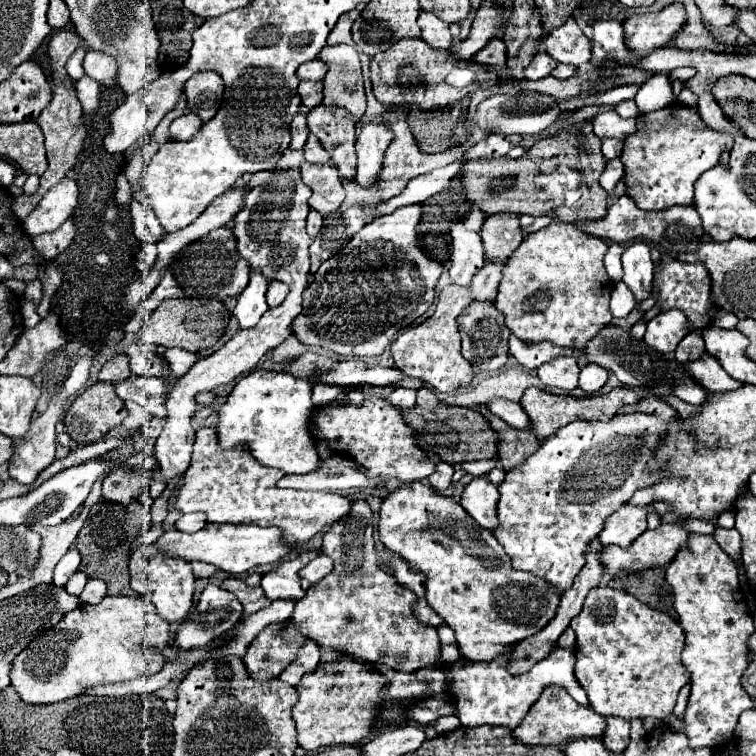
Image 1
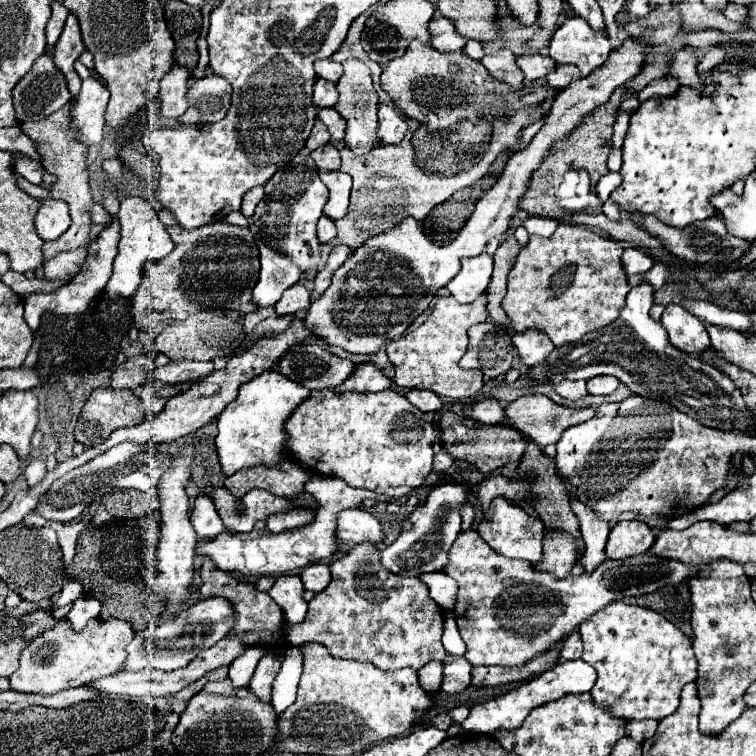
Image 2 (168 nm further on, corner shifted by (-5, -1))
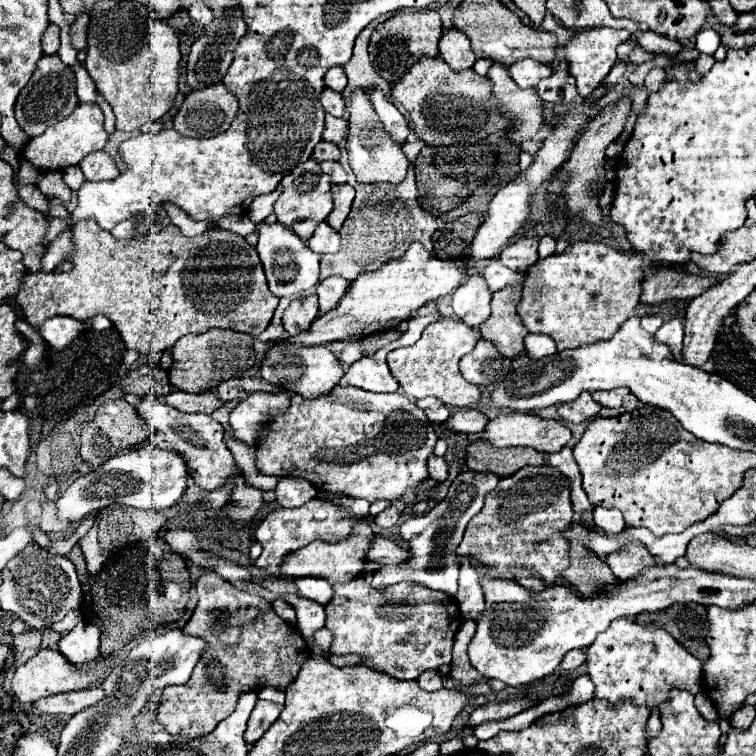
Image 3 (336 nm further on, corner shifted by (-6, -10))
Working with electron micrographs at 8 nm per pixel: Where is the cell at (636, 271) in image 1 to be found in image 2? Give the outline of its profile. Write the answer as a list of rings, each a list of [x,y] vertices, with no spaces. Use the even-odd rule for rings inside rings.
[[[641,281],[639,285],[635,285],[629,291],[627,305],[615,323],[625,325],[631,331],[593,331],[591,335],[585,335],[581,341],[575,341],[567,347],[557,347],[547,357],[547,363],[541,363],[539,367],[531,367],[529,377],[537,379],[537,381],[551,381],[553,383],[559,379],[583,379],[583,381],[587,381],[587,379],[597,377],[597,375],[613,375],[623,385],[627,385],[631,389],[631,393],[641,395],[641,397],[651,397],[651,399],[663,399],[669,405],[677,407],[679,411],[695,417],[699,423],[703,423],[707,427],[715,427],[715,429],[723,429],[723,431],[729,431],[733,427],[739,427],[741,431],[751,429],[753,415],[747,411],[747,405],[743,403],[743,397],[741,397],[739,389],[735,387],[735,383],[725,373],[721,373],[715,367],[711,367],[709,363],[701,361],[697,355],[687,355],[687,353],[671,347],[661,323],[655,323],[649,317],[649,309],[653,305],[653,291],[655,291],[653,285],[647,281]]]

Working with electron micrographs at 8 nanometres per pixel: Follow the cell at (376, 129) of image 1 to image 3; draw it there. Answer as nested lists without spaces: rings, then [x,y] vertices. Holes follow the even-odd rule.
[[[366,88],[370,100],[372,100],[372,106],[376,110],[376,114],[380,116],[386,132],[396,140],[396,142],[406,142],[408,134],[410,134],[410,128],[408,128],[408,122],[406,118],[402,116],[402,112],[382,94],[382,90],[378,88]]]

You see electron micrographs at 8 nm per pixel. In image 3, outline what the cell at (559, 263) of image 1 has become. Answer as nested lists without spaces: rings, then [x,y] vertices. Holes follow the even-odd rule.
[[[570,242],[564,254],[552,254],[540,258],[528,272],[522,288],[522,302],[518,306],[520,318],[530,332],[548,334],[558,350],[580,348],[584,344],[594,344],[608,340],[628,318],[636,314],[636,304],[640,300],[644,280],[644,262],[636,254],[622,254],[600,242]]]

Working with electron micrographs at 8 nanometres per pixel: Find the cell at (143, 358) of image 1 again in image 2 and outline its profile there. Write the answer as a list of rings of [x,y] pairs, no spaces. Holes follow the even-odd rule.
[[[169,361],[155,369],[155,379],[161,383],[191,383],[207,377],[213,369],[215,365],[211,361]]]

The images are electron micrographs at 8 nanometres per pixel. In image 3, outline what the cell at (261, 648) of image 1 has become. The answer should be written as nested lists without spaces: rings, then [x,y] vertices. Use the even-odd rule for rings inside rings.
[[[258,700],[256,708],[252,710],[252,716],[248,720],[248,730],[244,732],[246,744],[248,746],[256,744],[264,736],[264,732],[274,724],[274,720],[280,716],[280,712],[282,712],[282,706]]]

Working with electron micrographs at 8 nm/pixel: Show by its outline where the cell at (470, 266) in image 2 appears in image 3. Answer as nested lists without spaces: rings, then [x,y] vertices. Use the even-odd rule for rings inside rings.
[[[470,276],[468,282],[454,292],[452,308],[464,324],[478,328],[490,318],[490,300],[492,294],[488,292],[484,276]]]

